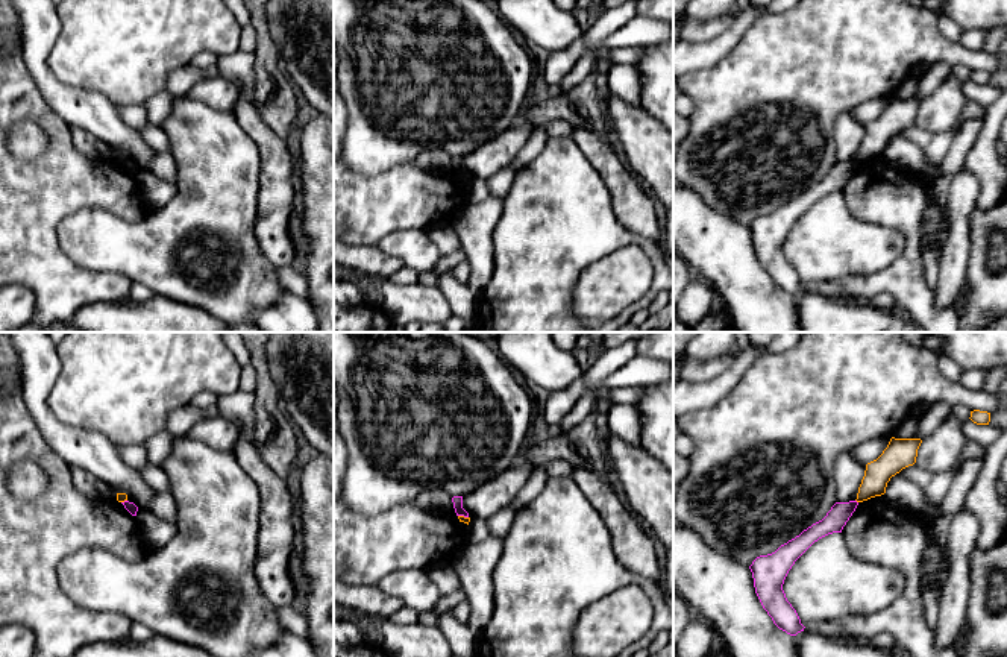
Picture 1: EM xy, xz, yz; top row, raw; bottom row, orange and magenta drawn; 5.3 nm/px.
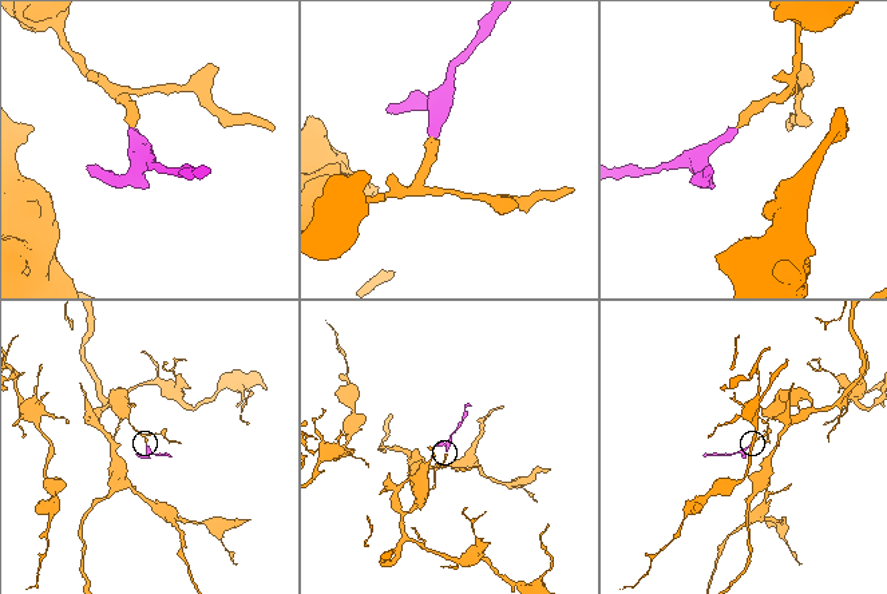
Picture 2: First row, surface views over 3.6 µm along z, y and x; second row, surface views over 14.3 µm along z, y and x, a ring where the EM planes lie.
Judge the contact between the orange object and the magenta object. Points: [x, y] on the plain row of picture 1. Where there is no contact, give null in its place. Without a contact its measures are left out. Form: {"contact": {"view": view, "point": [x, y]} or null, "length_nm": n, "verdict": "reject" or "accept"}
{"contact": {"view": "xz", "point": [463, 176]}, "length_nm": 60, "verdict": "reject"}

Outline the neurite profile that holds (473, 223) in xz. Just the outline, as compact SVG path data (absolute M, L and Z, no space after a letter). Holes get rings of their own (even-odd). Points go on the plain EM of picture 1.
M488 194L479 203L467 203L447 218L456 232L470 266L469 288L481 296L490 284L494 267L493 232L500 220L504 200Z

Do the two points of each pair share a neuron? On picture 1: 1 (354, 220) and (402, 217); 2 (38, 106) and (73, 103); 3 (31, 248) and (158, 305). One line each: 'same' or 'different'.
1: same
2: different
3: different

